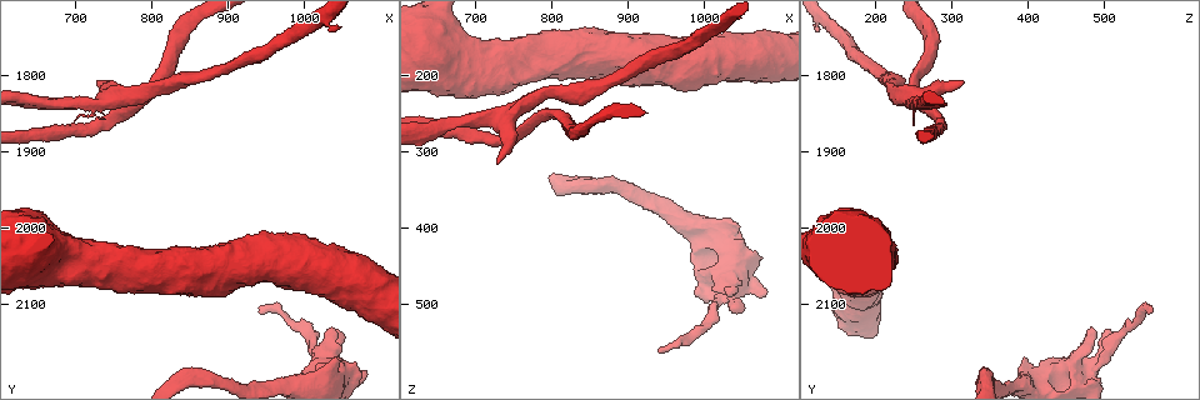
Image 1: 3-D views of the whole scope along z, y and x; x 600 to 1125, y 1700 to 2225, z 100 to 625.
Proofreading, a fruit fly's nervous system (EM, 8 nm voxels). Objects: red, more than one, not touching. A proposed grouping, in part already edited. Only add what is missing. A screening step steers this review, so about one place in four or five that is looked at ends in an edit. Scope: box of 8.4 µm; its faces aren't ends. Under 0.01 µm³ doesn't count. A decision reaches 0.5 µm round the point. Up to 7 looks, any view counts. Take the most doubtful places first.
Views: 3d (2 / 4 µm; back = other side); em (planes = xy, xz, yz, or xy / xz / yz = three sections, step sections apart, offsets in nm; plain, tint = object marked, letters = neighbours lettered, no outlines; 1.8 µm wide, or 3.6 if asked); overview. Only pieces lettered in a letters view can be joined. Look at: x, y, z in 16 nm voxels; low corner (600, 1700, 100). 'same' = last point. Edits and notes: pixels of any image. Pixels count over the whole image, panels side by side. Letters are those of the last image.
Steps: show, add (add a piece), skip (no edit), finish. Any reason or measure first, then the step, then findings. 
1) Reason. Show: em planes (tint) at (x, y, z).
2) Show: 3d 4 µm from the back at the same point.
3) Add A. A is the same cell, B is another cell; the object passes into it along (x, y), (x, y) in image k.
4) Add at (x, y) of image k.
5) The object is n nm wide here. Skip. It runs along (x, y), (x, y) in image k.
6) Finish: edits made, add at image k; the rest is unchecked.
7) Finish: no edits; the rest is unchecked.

Show: 3d 2 µm from the back at (775, 1825, 235).

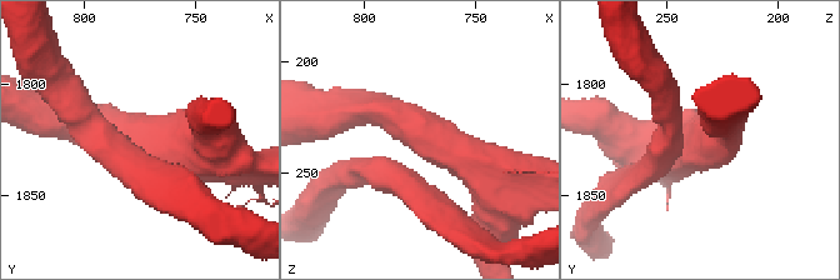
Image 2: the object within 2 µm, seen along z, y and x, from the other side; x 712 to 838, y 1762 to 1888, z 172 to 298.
3 arms meet here; the arms are 200, 260, 380 nm wide; now the EM. Show: em yz step 8 (tint) at (772, 1828, 234).

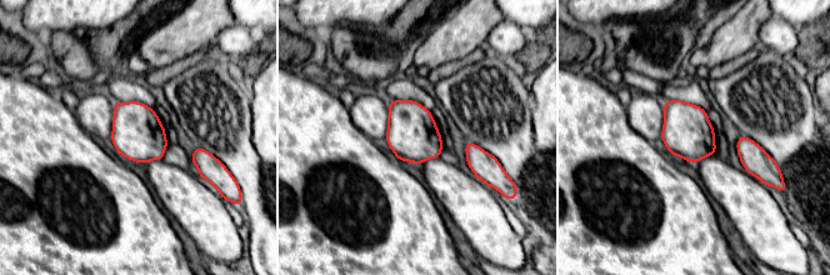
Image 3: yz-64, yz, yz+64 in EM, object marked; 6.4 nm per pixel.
Show: em planes (letters) at the same point.

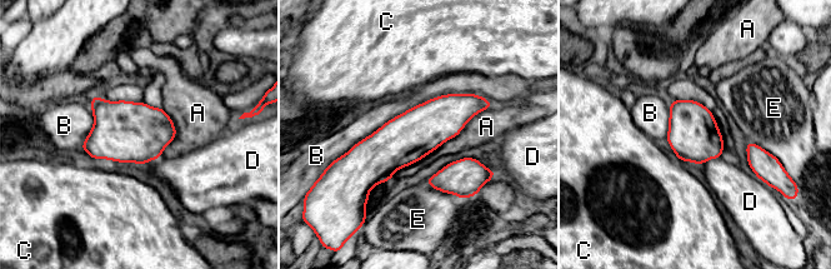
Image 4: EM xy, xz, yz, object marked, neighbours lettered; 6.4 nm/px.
The longest contact is with B, 950 nm. Skip. A, B, C, D and E are other cells; a border runs along (494, 104), (434, 152) in image 4; none of them fits.

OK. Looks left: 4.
Branch stops here. Show: em planes (plain) at (1045, 2135, 505).

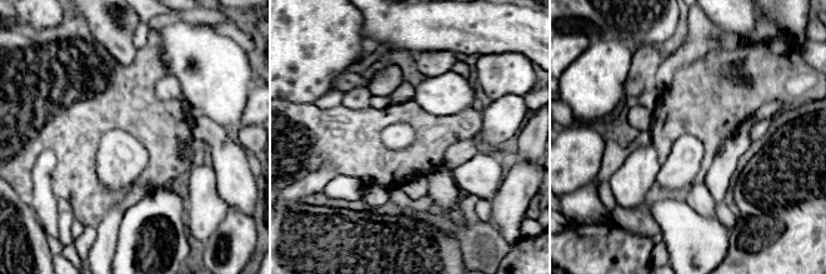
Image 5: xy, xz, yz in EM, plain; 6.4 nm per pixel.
Show: em planes (letters) at the same point.

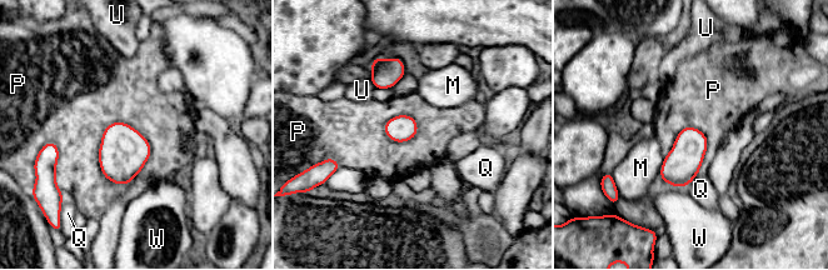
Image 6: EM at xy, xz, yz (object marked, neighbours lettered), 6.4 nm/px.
The object is 180 nm wide here. Skip. M, P, Q, U and W are other cells; a border runs along (118, 120), (99, 168), (124, 186) in image 6; no lettered piece goes on from it.

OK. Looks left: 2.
Free end. Show: 3d 2 µm at (940, 2105, 560).

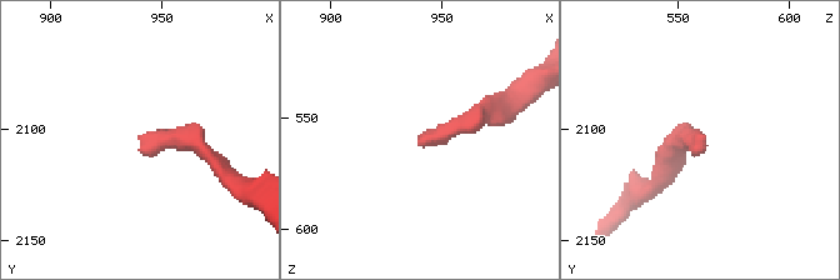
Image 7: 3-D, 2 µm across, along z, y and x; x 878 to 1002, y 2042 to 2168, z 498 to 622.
Now the EM. Show: em planes (letters) at (942, 2110, 561).

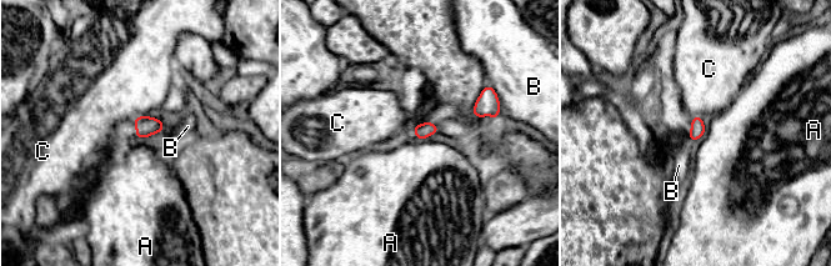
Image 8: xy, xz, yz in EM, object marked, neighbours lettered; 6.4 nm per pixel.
The longest contact is with B, 170 nm. Skip. A, B and C are other cells; no lettered piece goes on from it.

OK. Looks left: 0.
Finish: no edits; the rest is unchecked.

